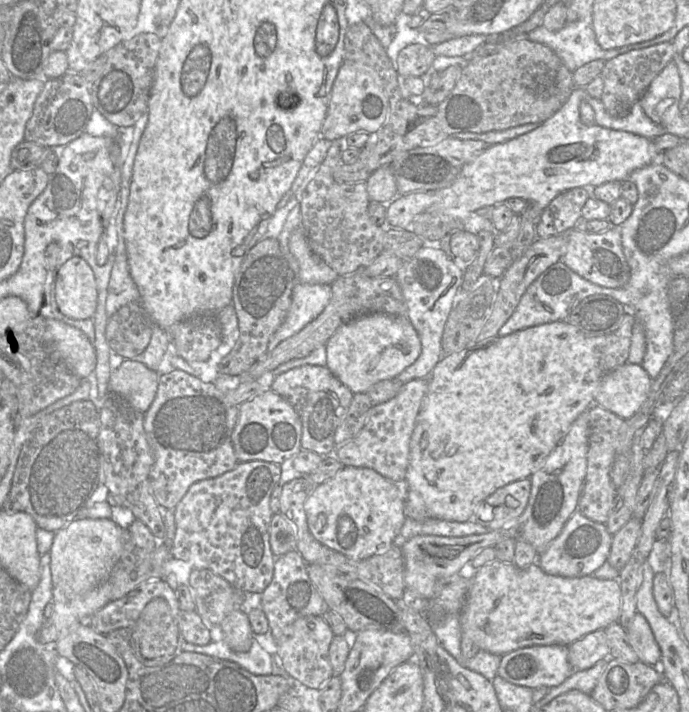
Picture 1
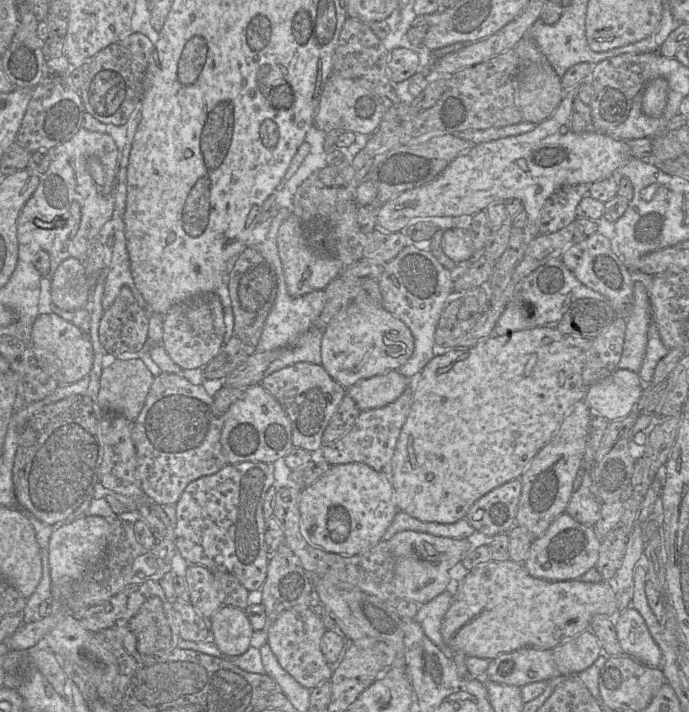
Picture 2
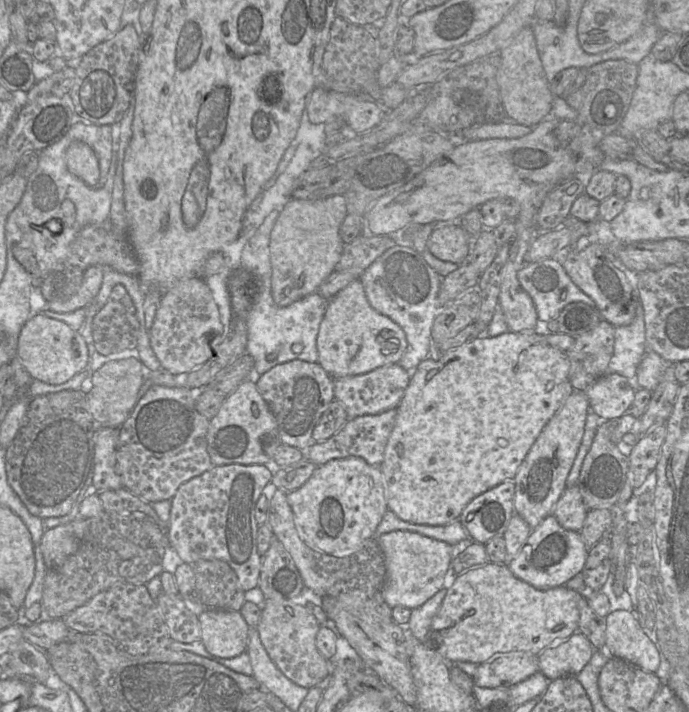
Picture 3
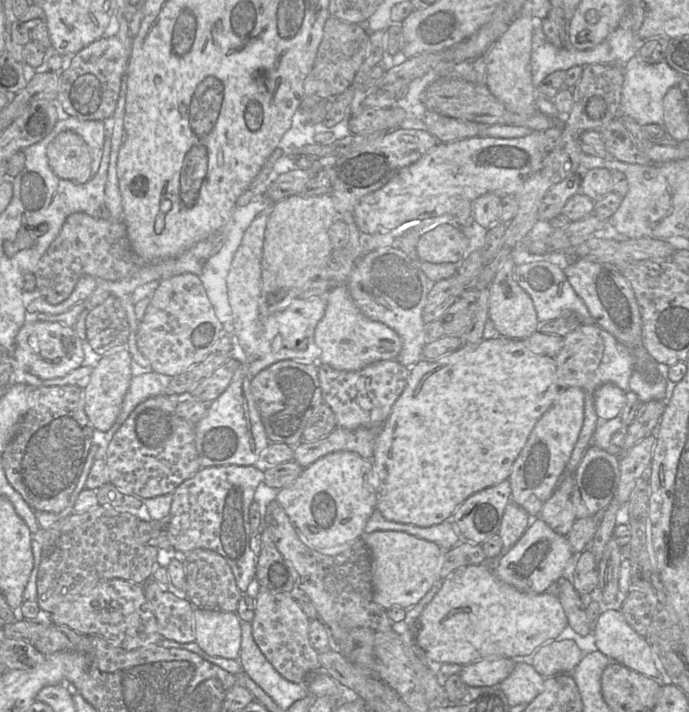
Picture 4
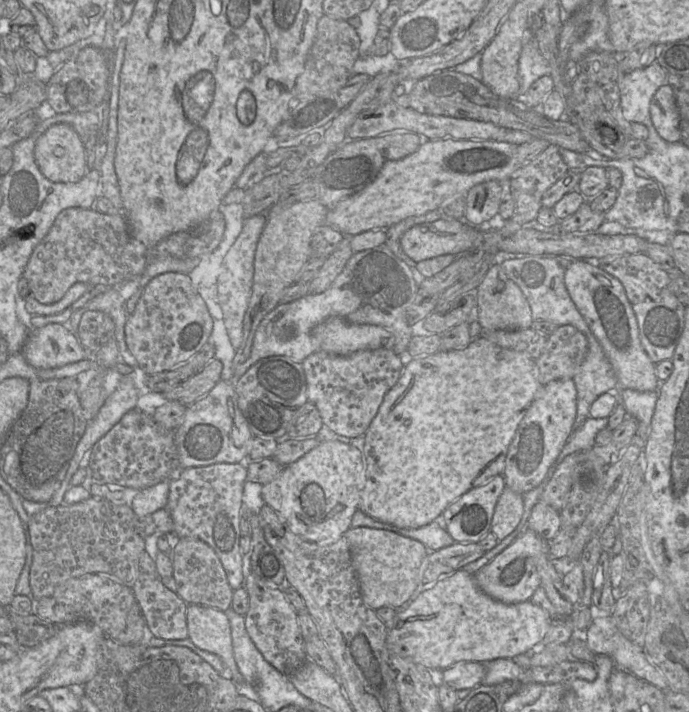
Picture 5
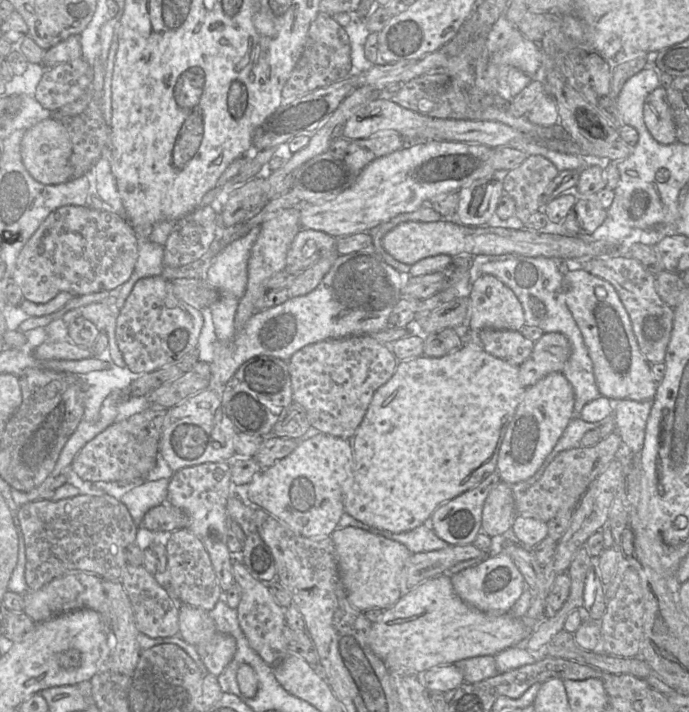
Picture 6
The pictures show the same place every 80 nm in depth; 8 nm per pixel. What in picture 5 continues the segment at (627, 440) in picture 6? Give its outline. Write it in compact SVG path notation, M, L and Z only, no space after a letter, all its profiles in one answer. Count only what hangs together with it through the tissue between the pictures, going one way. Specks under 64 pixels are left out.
M619 390L619 400L624 405L627 416L632 416L638 423L635 440L632 444L644 444L648 438L651 420L658 399L658 391Z

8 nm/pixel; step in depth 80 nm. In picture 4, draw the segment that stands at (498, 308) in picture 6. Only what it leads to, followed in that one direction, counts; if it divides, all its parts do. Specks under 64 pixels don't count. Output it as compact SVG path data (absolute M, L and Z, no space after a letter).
M511 255L497 270L489 286L489 320L491 320L501 336L511 339L524 339L537 331L539 324L534 303L530 295L517 283L513 270L515 262Z

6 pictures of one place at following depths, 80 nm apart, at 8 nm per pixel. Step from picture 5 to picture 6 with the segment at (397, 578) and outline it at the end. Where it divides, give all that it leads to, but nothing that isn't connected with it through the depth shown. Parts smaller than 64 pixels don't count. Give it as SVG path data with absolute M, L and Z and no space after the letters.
M357 527L336 528L330 538L335 546L340 579L352 606L361 611L386 609L399 600L402 596L399 577L412 552L400 542Z

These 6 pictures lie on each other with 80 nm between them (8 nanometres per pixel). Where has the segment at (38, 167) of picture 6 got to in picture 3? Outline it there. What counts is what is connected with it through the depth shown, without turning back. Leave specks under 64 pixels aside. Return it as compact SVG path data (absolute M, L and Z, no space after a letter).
M81 141L72 142L66 151L68 170L90 187L97 187L100 179L99 162L93 149Z

